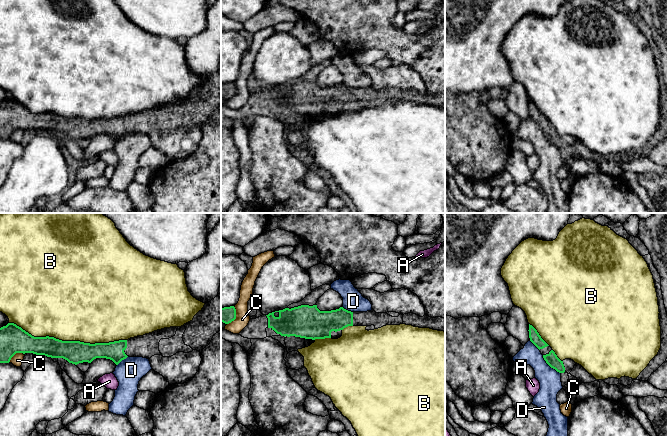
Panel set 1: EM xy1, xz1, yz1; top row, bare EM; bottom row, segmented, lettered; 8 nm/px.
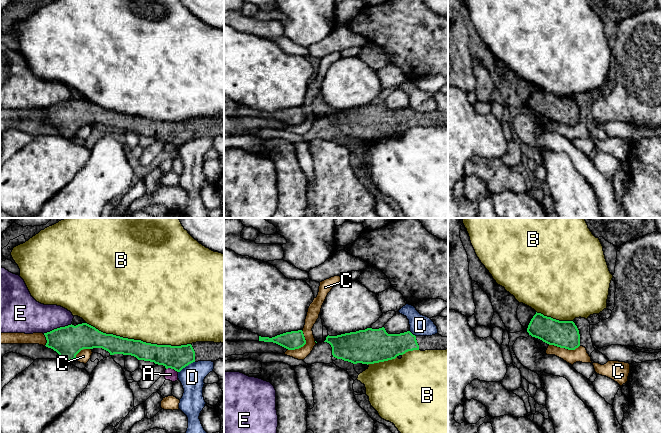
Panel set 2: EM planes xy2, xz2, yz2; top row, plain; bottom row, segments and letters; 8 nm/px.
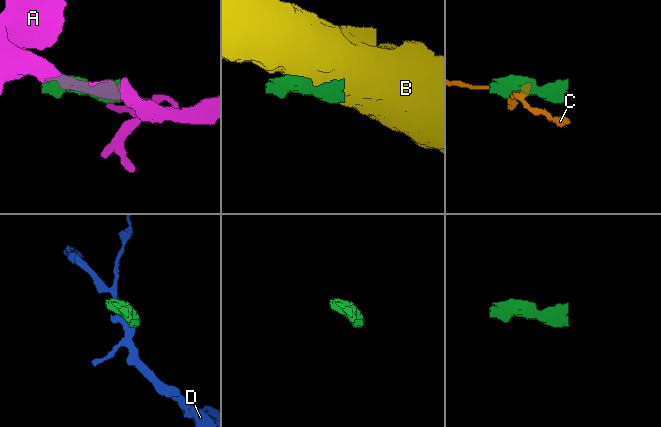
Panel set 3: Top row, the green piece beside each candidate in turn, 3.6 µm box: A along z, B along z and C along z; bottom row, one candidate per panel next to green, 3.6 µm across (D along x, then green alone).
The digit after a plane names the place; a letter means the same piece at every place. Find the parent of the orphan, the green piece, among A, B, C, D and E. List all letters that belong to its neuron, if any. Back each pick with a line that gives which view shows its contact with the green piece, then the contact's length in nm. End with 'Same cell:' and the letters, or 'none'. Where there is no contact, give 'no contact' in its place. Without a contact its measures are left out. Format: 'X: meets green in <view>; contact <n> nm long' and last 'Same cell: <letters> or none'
Same cell: none

